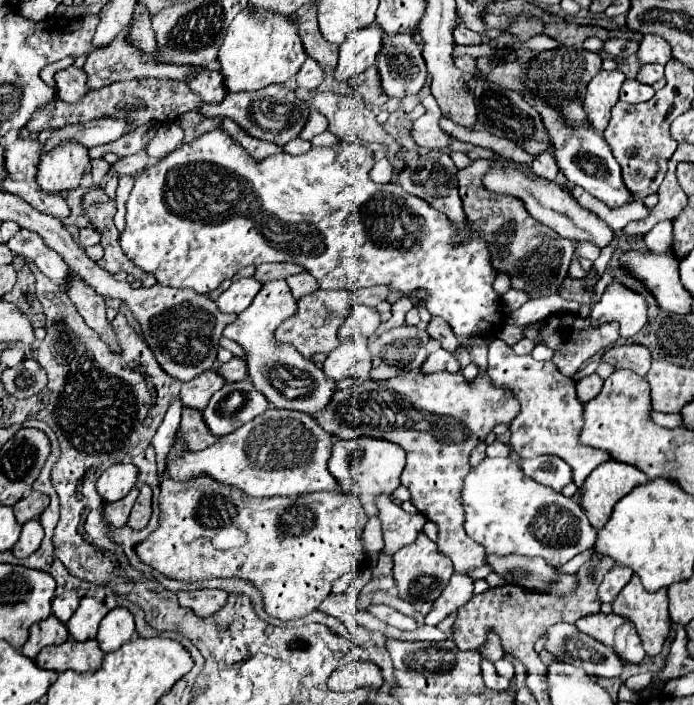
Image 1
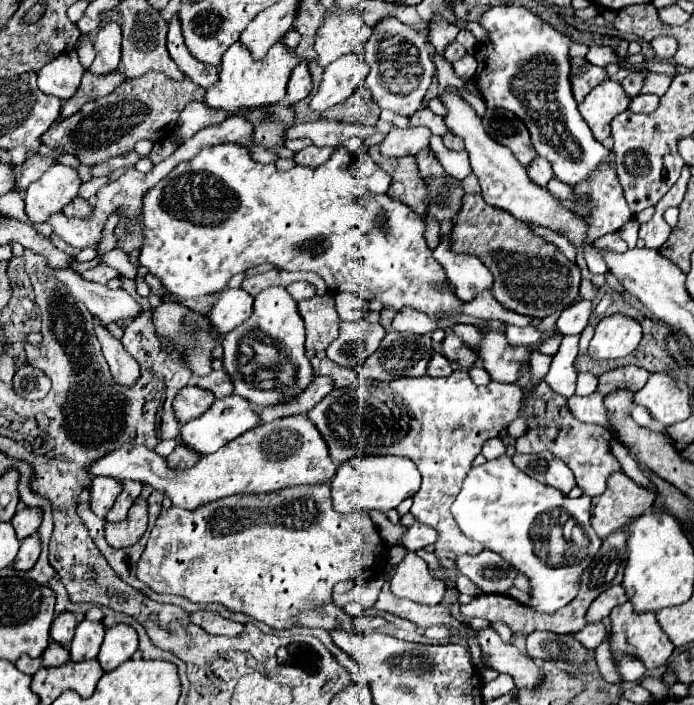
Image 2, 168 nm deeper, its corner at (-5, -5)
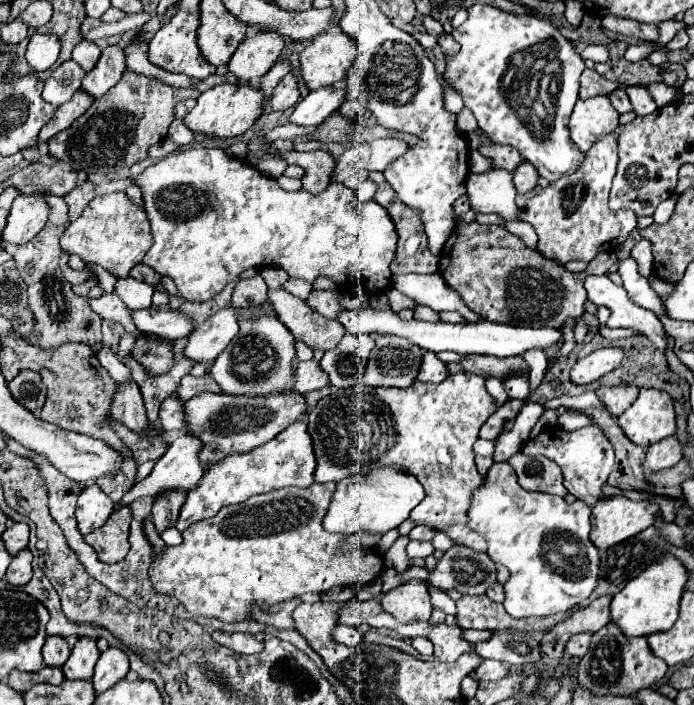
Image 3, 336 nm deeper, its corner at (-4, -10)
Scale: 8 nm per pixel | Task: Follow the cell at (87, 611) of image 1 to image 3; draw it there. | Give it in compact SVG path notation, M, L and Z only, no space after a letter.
M79 638L71 650L69 660L63 664L63 674L69 680L89 680L99 658L97 642L93 638Z

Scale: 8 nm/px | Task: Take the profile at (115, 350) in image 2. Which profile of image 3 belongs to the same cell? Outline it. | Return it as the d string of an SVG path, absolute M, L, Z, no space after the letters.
M135 380L117 382L117 390L111 400L111 416L115 420L121 420L125 426L129 426L135 432L147 434L145 406Z

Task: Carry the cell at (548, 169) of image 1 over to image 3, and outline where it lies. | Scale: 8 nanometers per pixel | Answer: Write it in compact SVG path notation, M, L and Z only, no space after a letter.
M521 162L519 168L513 172L513 182L515 182L519 194L535 190L539 186L539 178L541 176L539 176L537 168L531 162Z

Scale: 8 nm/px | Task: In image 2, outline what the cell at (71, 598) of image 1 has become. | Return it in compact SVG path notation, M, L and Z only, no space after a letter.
M60 613L50 627L50 639L60 643L62 647L68 647L76 629L76 615L74 613Z

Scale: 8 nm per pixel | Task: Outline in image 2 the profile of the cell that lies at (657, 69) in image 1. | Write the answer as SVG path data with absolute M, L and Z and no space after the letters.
M630 73L620 85L622 85L622 89L626 91L626 95L628 97L636 97L638 93L640 93L640 89L642 89L642 81L644 81L644 73Z

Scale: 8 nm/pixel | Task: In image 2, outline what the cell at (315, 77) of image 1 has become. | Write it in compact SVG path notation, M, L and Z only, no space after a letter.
M300 61L292 69L292 75L290 75L290 81L288 81L288 87L286 87L288 103L298 103L298 101L306 99L310 89L312 89L312 77L310 77L308 65L306 65L306 61Z

